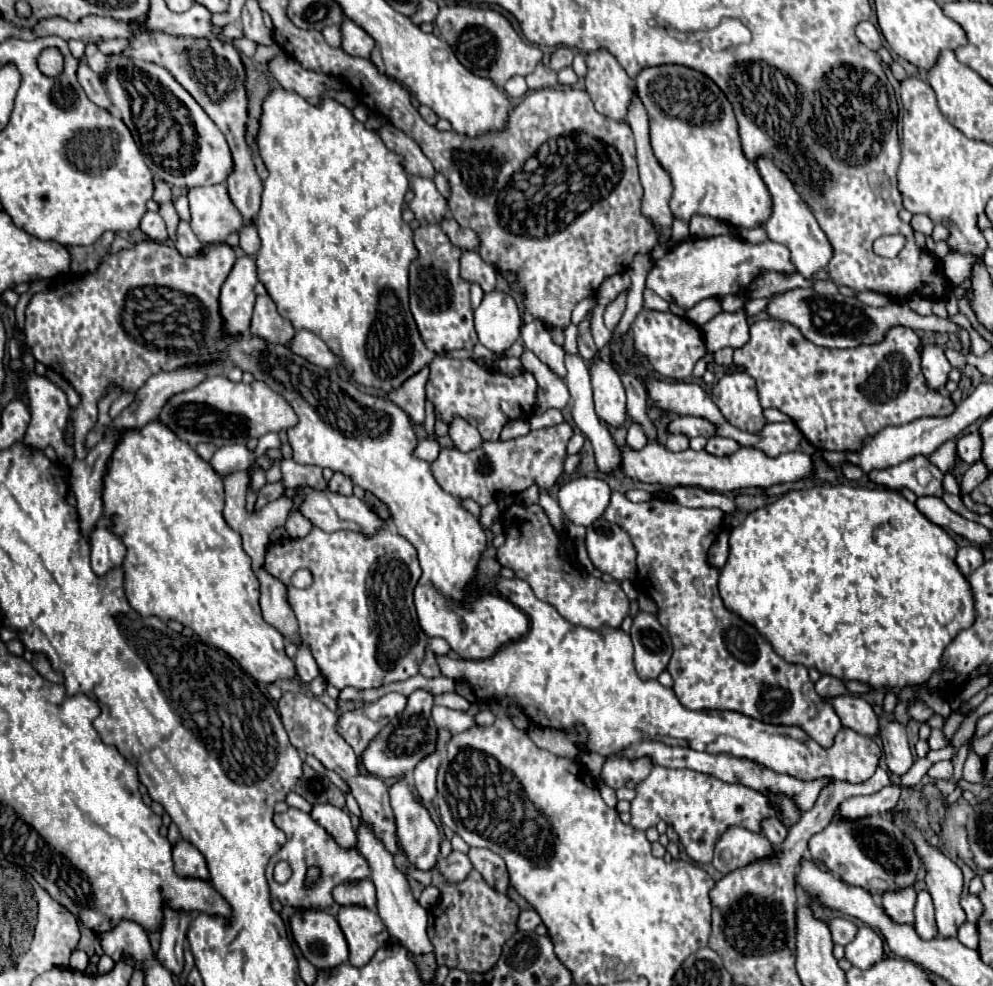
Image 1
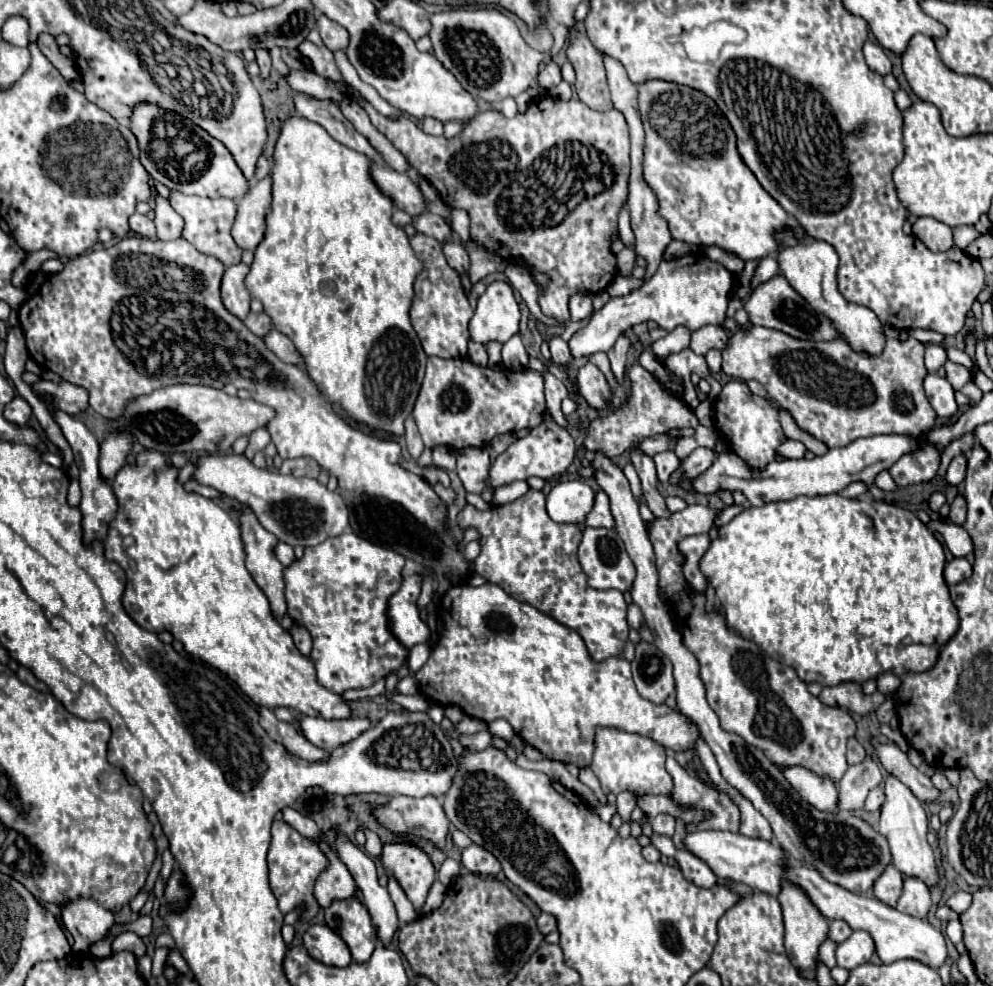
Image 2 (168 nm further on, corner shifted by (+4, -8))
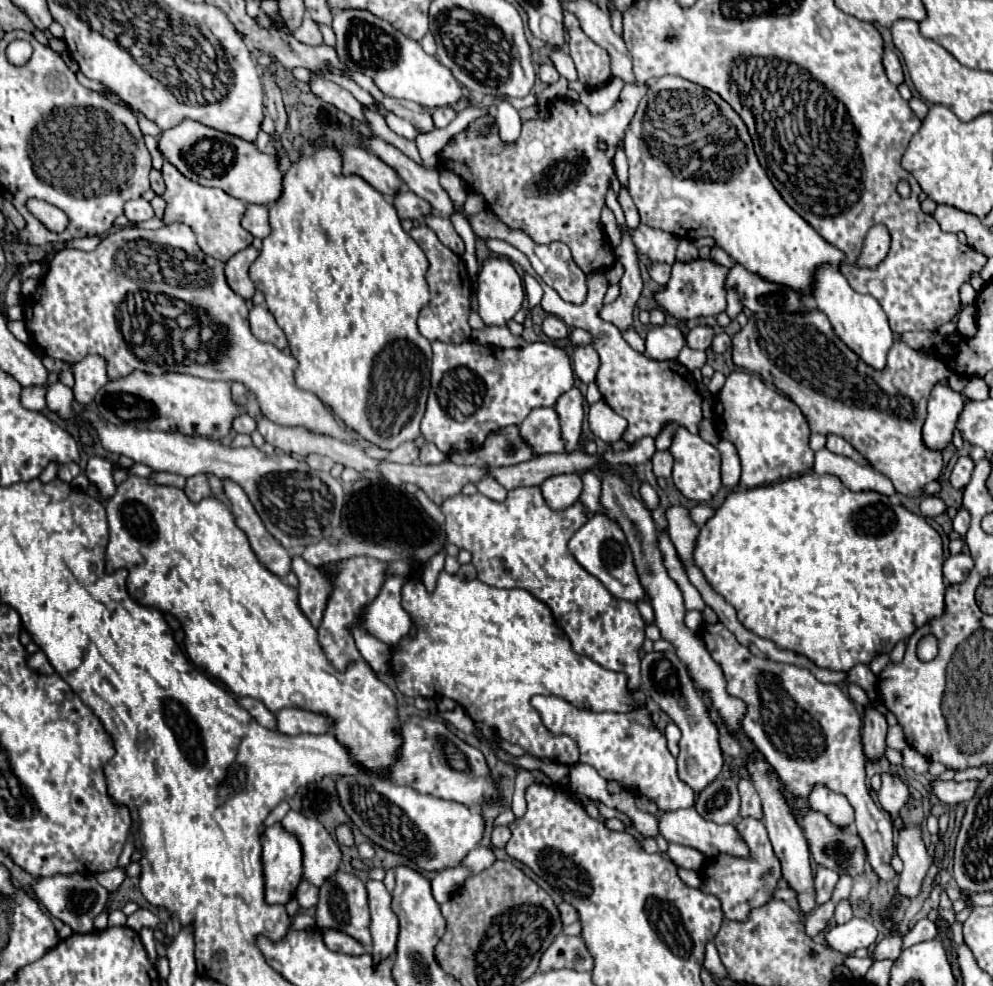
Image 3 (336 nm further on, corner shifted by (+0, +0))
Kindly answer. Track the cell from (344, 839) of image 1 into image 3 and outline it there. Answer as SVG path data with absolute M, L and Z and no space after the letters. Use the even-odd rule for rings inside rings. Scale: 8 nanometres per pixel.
M369 879L367 883L369 907L371 907L371 937L373 937L373 957L389 957L397 949L399 919L391 909L391 893L385 889L383 881Z

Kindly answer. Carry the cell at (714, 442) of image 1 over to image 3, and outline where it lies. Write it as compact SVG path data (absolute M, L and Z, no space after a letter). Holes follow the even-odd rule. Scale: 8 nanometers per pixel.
M685 427L677 429L677 433L673 437L673 445L669 447L669 451L673 453L673 459L675 459L675 465L673 465L673 483L675 483L675 487L687 499L693 499L693 501L699 501L699 503L709 501L721 487L719 451L711 443L703 441L699 435L689 433Z

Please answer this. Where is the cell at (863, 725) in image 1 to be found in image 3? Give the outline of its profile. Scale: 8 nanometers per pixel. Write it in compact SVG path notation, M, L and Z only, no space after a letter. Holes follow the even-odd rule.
M933 779L931 783L931 791L933 795L945 803L945 805L955 805L955 803L963 803L969 801L969 797L973 797L973 789L977 787L977 781L941 781L941 779Z

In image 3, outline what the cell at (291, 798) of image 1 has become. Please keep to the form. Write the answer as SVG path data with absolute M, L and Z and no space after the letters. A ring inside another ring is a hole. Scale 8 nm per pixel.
M289 811L281 825L289 829L301 841L303 849L303 879L315 887L321 887L329 877L341 869L341 849L321 825L321 821L305 817L297 811Z

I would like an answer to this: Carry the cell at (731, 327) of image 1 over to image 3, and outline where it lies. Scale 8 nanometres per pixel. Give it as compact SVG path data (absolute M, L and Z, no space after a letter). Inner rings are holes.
M697 325L695 329L691 329L687 333L687 345L691 349L709 349L711 347L711 341L713 341L713 327L709 325Z

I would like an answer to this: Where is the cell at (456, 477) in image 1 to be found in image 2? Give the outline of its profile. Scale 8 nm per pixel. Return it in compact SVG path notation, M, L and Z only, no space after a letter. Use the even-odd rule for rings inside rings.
M547 415L547 419L541 425L531 429L525 437L517 439L513 445L507 447L505 453L497 457L497 461L491 465L491 485L501 487L505 483L529 477L541 477L549 481L561 475L573 463L573 457L575 457L575 443L571 435Z

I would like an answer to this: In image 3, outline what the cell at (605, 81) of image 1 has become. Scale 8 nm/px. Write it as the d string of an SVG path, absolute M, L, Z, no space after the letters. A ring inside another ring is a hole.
M563 9L563 25L569 33L569 53L575 61L579 81L587 89L595 89L611 79L609 55L597 43L593 43L581 29L575 13Z

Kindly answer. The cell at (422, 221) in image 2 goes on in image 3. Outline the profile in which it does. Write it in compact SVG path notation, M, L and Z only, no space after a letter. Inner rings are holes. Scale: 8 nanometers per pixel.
M413 191L397 193L393 205L401 219L423 219L433 213L433 207L429 205L429 201L417 197Z

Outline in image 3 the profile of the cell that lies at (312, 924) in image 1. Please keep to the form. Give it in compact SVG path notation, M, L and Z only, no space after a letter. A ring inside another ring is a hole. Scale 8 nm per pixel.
M319 929L319 931L321 931L321 937L323 937L323 943L331 951L345 953L345 955L365 953L365 947L359 941L355 941L353 937L349 937L347 933L341 933L341 931L335 931L335 929Z

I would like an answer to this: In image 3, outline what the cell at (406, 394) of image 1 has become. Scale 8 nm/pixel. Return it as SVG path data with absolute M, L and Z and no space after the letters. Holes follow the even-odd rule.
M419 435L419 437L415 439L415 445L417 445L419 451L421 451L421 455L419 455L421 463L443 463L445 457L447 457L447 455L443 455L433 443L427 443L423 435Z

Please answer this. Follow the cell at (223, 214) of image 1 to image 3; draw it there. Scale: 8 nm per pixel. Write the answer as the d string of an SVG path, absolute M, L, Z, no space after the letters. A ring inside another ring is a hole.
M165 161L163 169L163 179L165 179L165 193L163 193L163 199L167 201L167 207L165 207L165 215L163 215L163 221L165 223L175 223L175 221L181 221L185 225L189 225L193 229L193 233L197 235L197 241L199 241L199 247L219 259L219 261L229 261L235 253L247 249L253 241L253 237L241 227L241 217L243 217L243 211L245 211L245 203L227 195L225 191L221 189L215 189L215 187L203 187L203 185L197 185L193 181L189 181L187 177L181 177L181 173L177 173L177 169L173 165L169 165Z

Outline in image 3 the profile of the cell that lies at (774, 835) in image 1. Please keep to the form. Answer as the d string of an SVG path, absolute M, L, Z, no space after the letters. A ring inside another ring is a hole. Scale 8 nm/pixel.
M749 779L739 781L739 795L741 795L741 817L753 817L753 819L763 819L763 809L761 809L761 797L755 789L755 785Z

